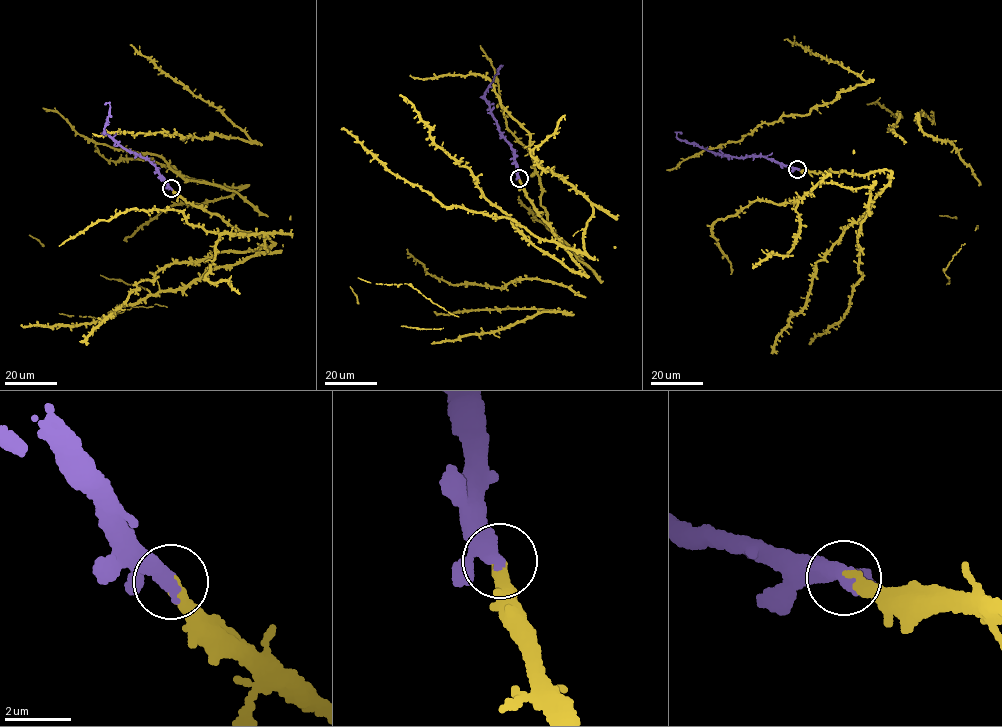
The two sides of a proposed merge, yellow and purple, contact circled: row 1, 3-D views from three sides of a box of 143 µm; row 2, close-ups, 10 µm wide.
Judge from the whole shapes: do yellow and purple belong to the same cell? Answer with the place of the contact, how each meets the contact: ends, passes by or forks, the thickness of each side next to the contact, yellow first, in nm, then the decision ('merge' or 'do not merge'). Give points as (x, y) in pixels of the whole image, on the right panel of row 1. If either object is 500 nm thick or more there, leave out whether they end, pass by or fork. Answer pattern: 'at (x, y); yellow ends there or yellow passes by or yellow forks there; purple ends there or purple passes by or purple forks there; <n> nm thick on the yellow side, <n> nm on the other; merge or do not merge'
at (797, 169); yellow ends there; purple passes by; 400 nm thick on the yellow side, 320 nm on the other; merge

